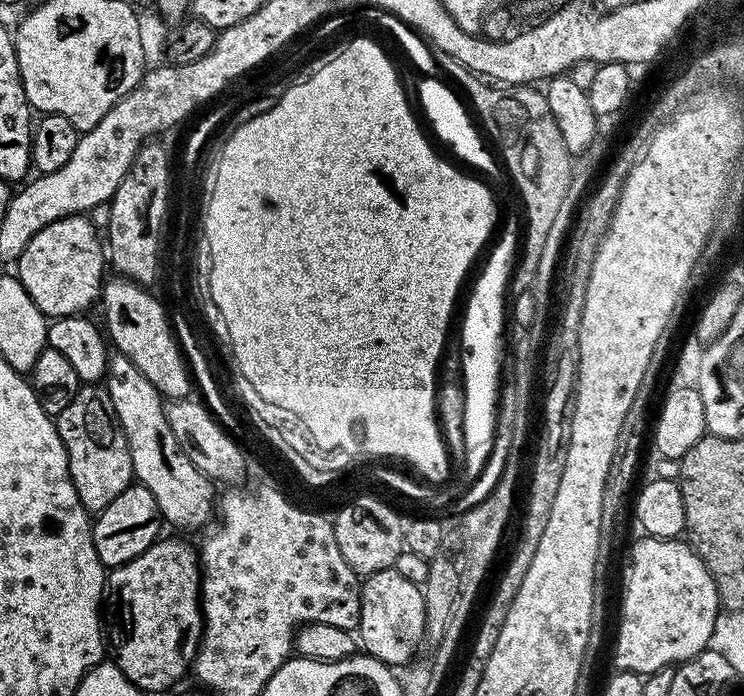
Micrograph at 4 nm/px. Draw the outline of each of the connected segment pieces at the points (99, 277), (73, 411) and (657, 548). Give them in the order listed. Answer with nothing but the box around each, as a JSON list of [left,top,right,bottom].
[[15,214,106,318],[54,386,133,514],[616,535,722,678]]

